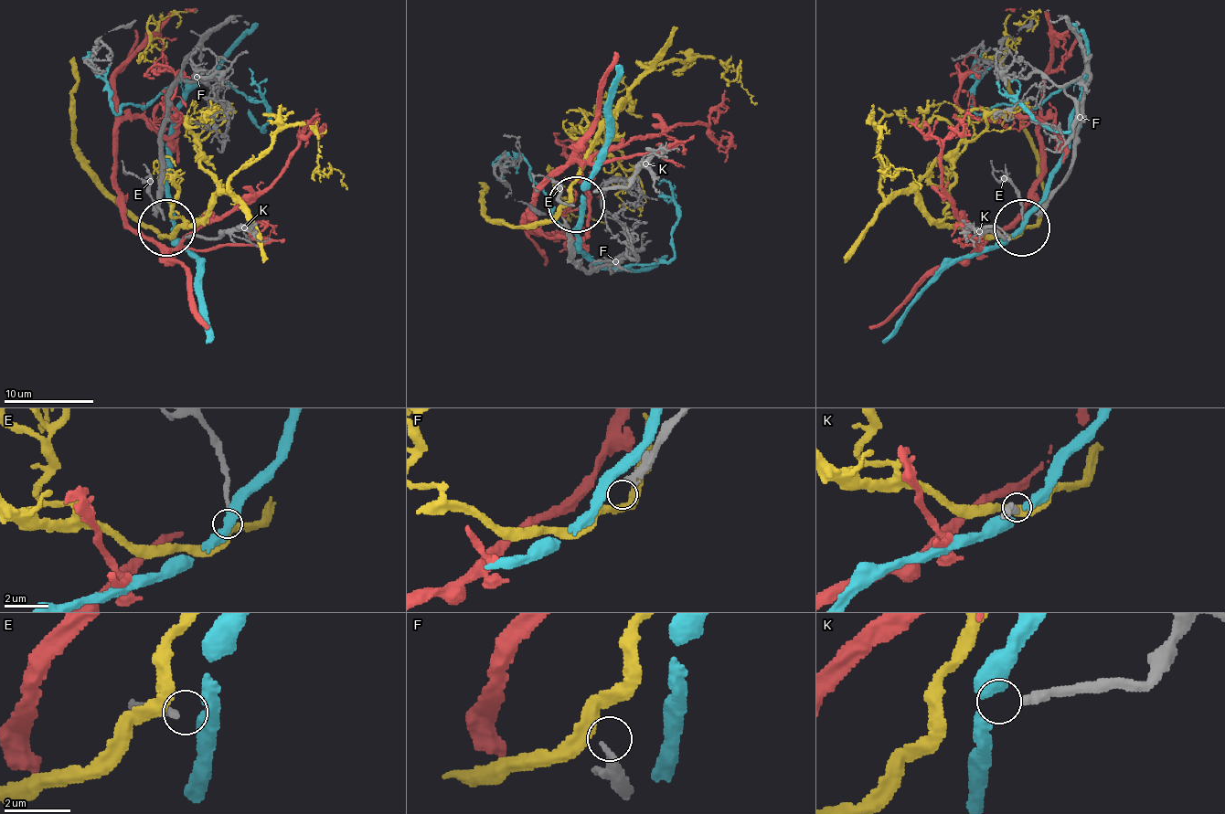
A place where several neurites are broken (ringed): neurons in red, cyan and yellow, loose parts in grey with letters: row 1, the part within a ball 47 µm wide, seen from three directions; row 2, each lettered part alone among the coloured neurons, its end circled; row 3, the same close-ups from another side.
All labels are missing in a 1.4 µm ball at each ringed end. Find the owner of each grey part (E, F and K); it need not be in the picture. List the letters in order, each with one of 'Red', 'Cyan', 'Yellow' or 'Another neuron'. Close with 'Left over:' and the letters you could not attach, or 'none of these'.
E: Another neuron
F: Another neuron
K: Cyan
Left over: E, F

